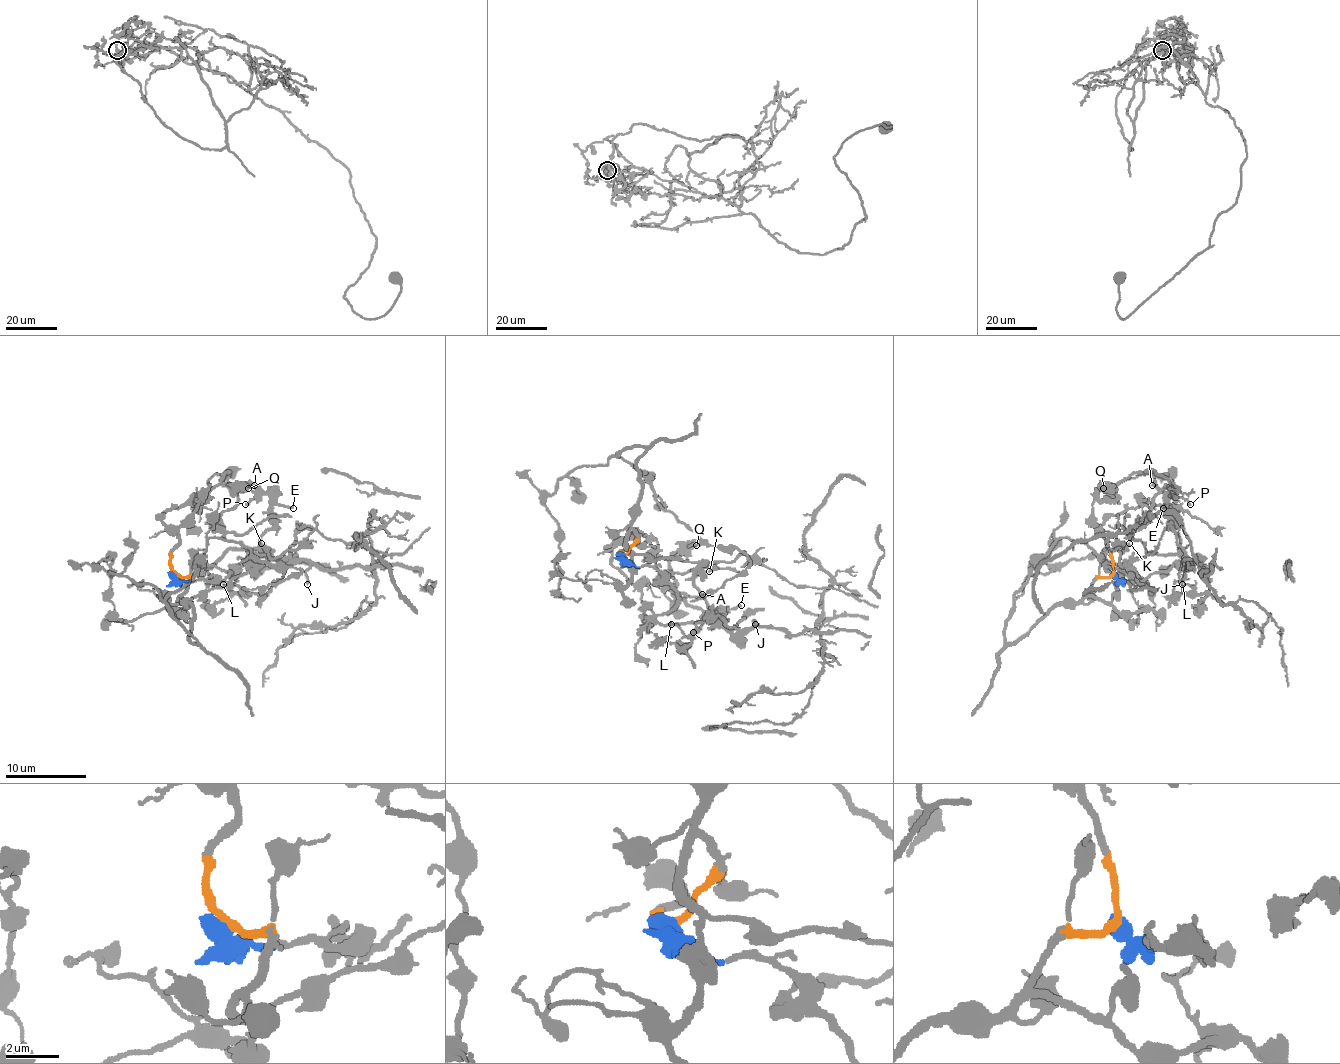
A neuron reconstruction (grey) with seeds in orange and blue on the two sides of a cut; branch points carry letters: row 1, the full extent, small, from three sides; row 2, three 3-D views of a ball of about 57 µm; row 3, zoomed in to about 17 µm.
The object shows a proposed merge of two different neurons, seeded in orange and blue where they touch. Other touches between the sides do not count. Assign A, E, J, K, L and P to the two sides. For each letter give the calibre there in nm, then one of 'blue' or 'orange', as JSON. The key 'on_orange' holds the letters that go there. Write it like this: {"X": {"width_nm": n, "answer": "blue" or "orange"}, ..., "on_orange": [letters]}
{"A": {"width_nm": 200, "answer": "blue"}, "E": {"width_nm": 160, "answer": "blue"}, "J": {"width_nm": 220, "answer": "blue"}, "K": {"width_nm": 320, "answer": "orange"}, "L": {"width_nm": 160, "answer": "blue"}, "P": {"width_nm": 200, "answer": "blue"}, "on_orange": ["K"]}

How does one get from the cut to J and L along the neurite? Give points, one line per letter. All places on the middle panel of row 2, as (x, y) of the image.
J: (622, 555), (638, 567), (654, 567), (676, 593), (658, 624), (717, 622), (751, 630), (755, 624)
L: (622, 555), (638, 567), (654, 567), (676, 593), (658, 624), (735, 628), (721, 616), (689, 636), (670, 624)

